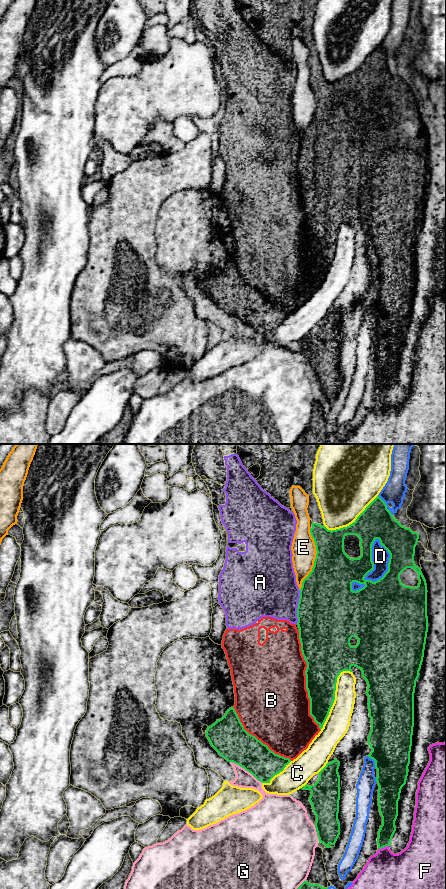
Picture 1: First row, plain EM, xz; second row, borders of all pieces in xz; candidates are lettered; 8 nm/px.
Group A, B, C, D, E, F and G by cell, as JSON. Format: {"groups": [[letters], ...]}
{"groups": [["A", "B"], ["C"], ["D"], ["E"], ["F"], ["G"]]}

